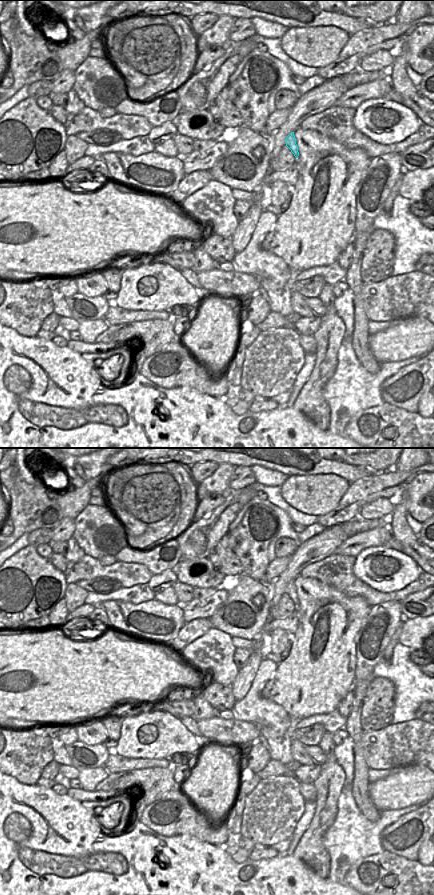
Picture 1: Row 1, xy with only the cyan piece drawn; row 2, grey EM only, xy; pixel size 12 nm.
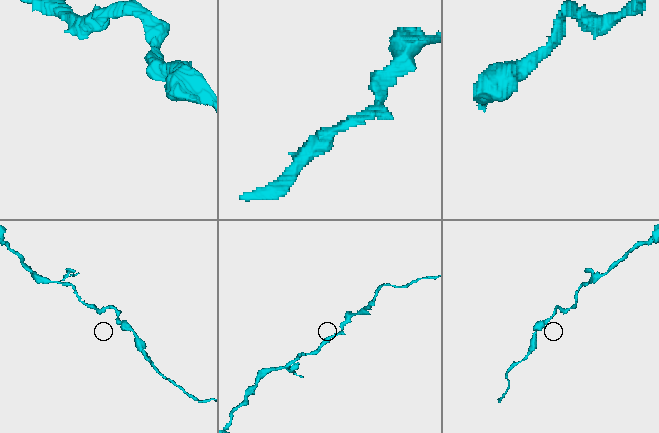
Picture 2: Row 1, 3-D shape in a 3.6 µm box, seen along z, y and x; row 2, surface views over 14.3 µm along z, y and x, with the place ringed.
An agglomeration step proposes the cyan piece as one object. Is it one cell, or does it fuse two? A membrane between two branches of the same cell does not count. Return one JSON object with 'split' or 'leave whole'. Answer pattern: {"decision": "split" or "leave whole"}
{"decision": "leave whole"}

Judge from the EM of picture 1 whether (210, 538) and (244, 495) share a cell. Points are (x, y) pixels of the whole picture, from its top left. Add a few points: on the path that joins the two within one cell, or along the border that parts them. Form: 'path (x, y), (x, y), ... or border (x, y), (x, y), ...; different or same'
path (213, 527), (233, 506); same

